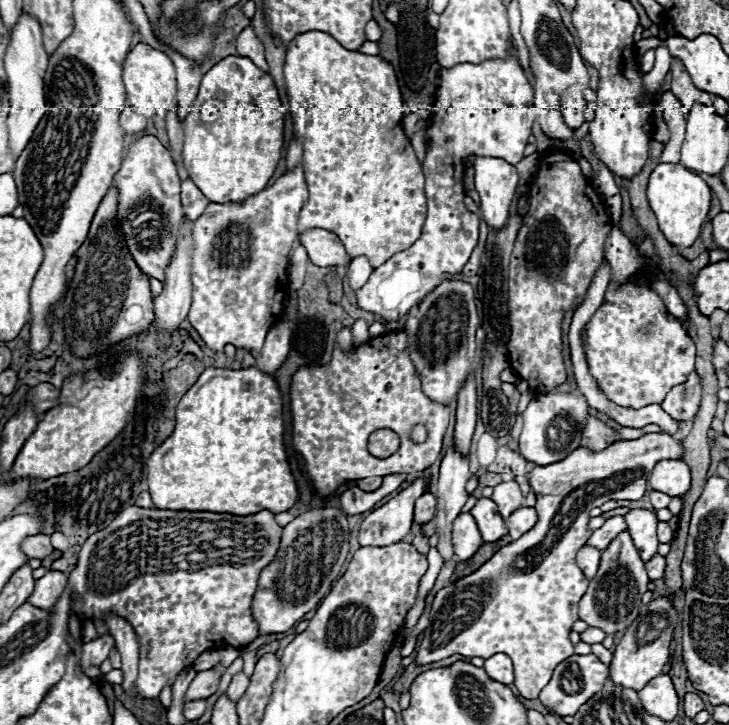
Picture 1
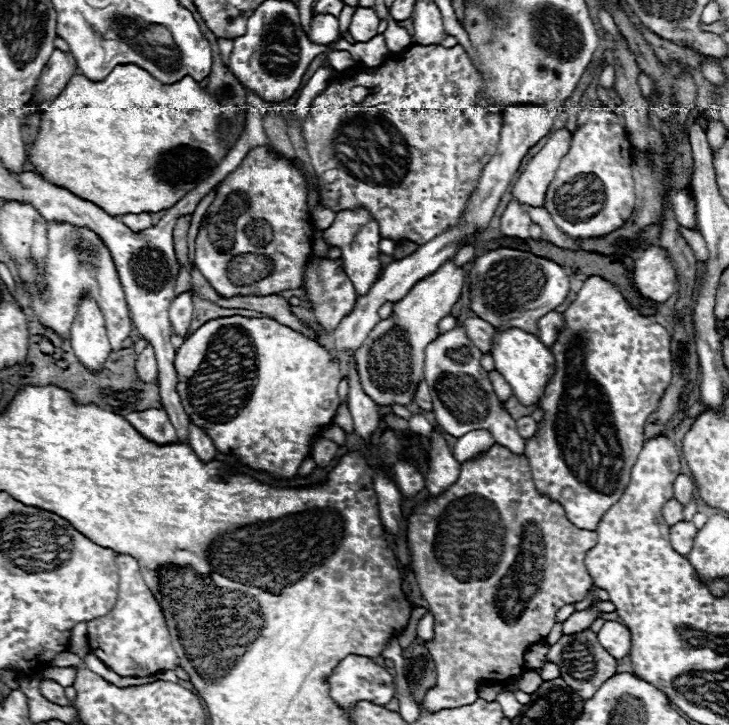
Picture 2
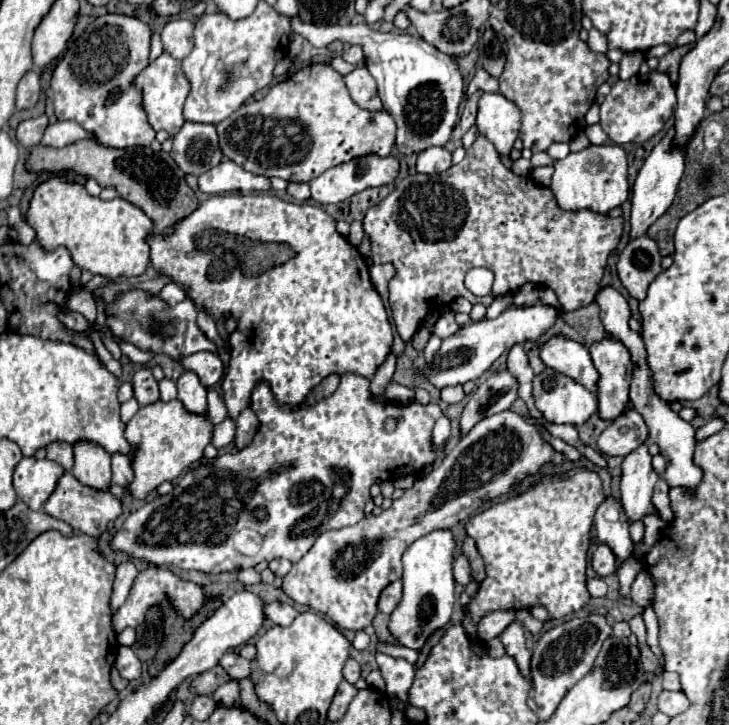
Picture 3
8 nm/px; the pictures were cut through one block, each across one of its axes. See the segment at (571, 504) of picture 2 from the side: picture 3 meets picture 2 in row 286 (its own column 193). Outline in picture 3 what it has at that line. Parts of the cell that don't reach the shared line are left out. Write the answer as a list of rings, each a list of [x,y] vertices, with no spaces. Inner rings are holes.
[[[150,566],[150,568],[142,570],[142,572],[138,572],[128,600],[114,614],[114,618],[112,618],[114,630],[120,634],[126,626],[136,628],[140,622],[144,622],[144,616],[146,616],[148,609],[152,606],[160,605],[165,598],[170,601],[174,610],[178,610],[180,618],[184,618],[184,620],[190,620],[202,608],[202,604],[204,604],[204,592],[202,592],[202,588],[198,584],[194,584],[190,580],[182,580],[172,570],[169,571],[164,568],[158,568],[158,566]]]

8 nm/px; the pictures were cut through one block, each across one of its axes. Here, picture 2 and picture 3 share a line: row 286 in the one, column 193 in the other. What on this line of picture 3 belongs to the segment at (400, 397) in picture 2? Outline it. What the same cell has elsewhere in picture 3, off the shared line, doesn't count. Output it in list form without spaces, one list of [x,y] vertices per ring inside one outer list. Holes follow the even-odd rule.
[[[156,400],[142,406],[136,416],[126,424],[126,438],[136,446],[136,456],[132,462],[134,482],[128,486],[130,494],[136,498],[146,498],[162,482],[178,478],[192,462],[202,458],[204,448],[210,444],[214,424],[208,414],[192,414],[180,404],[180,400]]]

